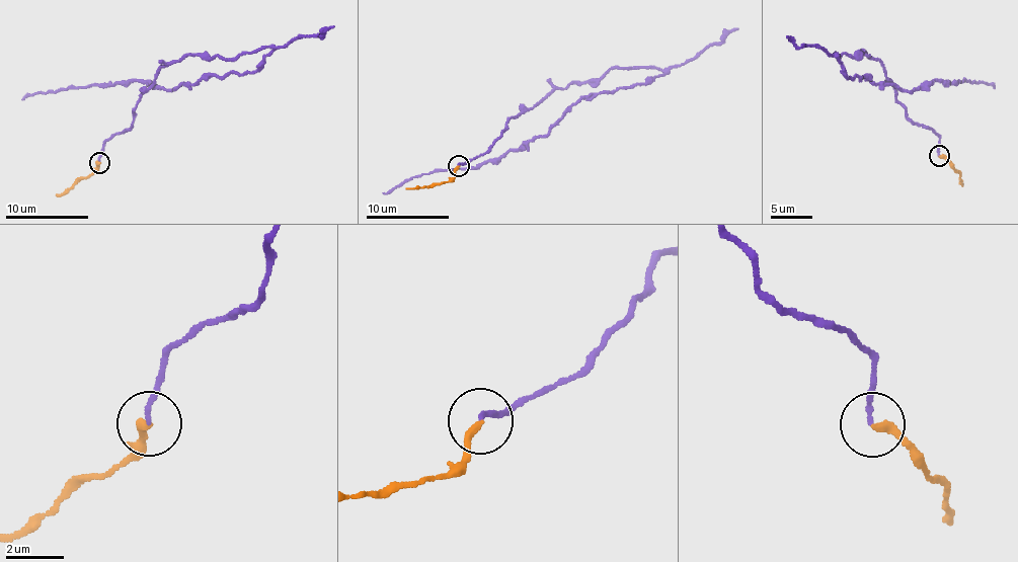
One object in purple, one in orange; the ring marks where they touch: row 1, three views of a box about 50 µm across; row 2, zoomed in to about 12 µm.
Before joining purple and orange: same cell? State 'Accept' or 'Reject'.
Accept

